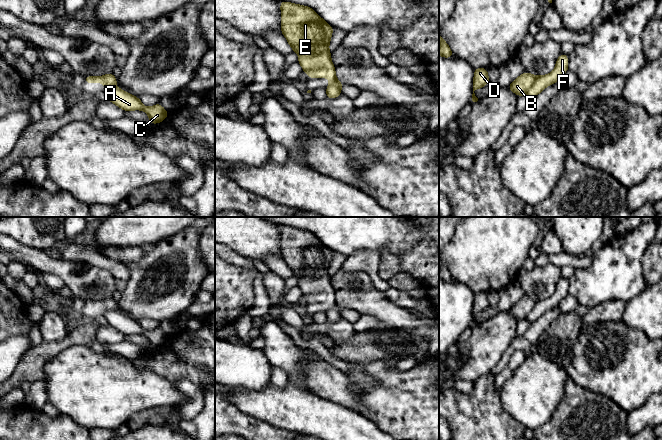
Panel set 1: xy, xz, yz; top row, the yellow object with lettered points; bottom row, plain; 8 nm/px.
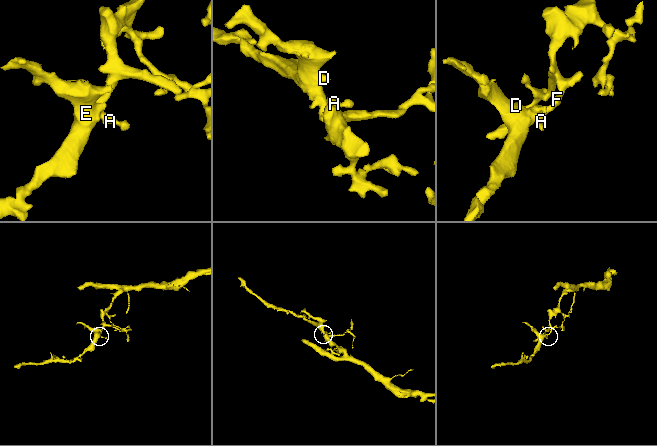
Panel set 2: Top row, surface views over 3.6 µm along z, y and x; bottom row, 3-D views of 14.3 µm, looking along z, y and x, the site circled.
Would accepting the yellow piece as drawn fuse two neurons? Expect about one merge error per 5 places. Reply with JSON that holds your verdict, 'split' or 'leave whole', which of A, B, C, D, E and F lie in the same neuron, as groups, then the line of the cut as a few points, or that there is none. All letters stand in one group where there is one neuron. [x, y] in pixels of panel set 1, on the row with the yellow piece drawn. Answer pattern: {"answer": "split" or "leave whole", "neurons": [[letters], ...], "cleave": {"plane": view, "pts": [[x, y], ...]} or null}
{"answer": "split", "neurons": [["A", "C", "F"], ["B", "D", "E"]], "cleave": {"plane": "yz", "pts": [[536, 76], [533, 84], [525, 94]]}}

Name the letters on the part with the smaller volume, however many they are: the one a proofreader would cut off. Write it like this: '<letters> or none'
B, D, E

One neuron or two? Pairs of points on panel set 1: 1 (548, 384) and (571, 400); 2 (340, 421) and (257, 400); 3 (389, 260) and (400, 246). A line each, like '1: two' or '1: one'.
1: two
2: one
3: two

